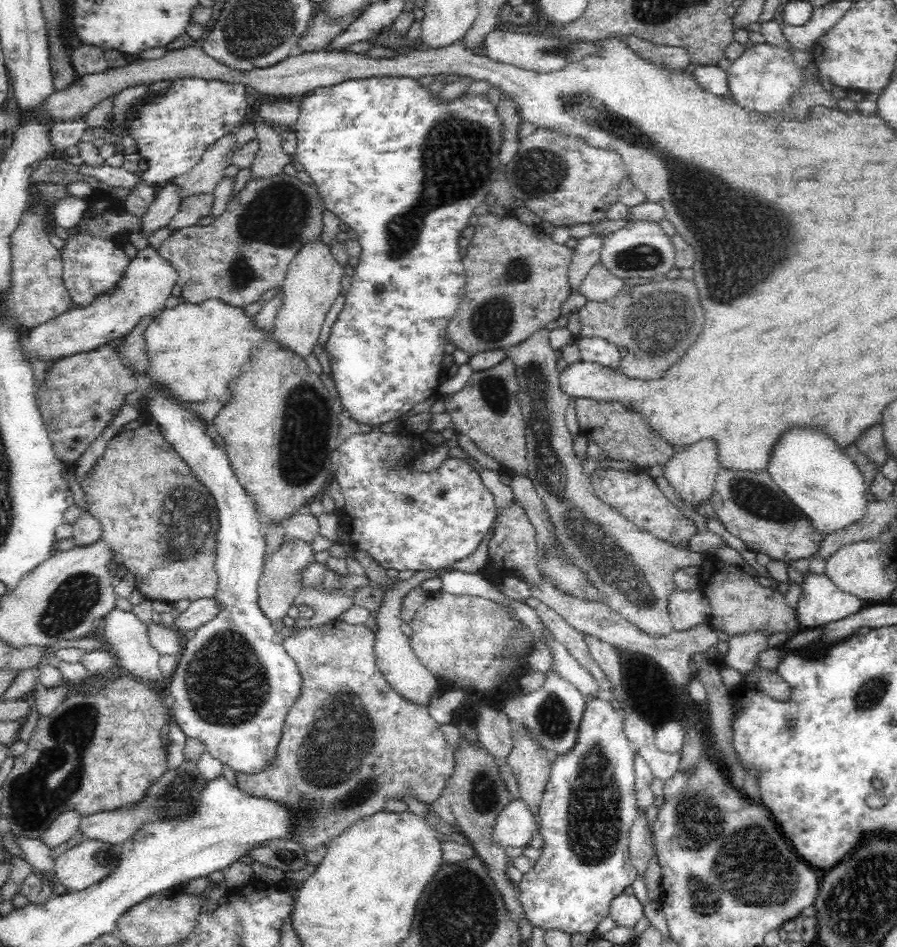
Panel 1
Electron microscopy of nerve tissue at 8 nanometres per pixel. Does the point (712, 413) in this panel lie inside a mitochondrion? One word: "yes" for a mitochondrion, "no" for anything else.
no

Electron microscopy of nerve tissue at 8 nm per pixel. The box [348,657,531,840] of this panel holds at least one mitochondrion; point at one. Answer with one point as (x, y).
(485, 792)

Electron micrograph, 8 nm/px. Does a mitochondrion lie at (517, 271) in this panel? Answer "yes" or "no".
yes

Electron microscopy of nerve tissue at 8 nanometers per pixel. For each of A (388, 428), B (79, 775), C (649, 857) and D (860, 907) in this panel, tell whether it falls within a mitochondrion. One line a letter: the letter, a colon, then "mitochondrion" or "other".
A: other
B: mitochondrion
C: other
D: mitochondrion

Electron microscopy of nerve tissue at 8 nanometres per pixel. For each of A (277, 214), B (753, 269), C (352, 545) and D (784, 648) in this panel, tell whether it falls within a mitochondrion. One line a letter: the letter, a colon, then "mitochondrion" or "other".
A: mitochondrion
B: mitochondrion
C: other
D: other

